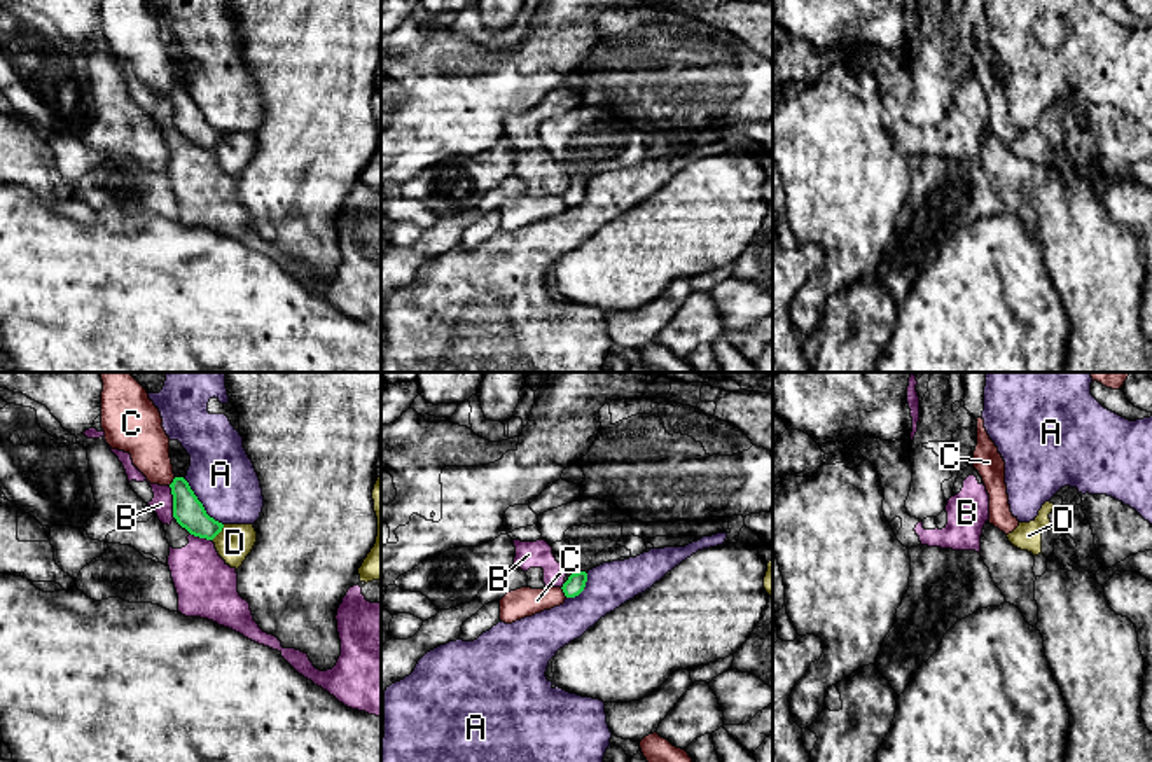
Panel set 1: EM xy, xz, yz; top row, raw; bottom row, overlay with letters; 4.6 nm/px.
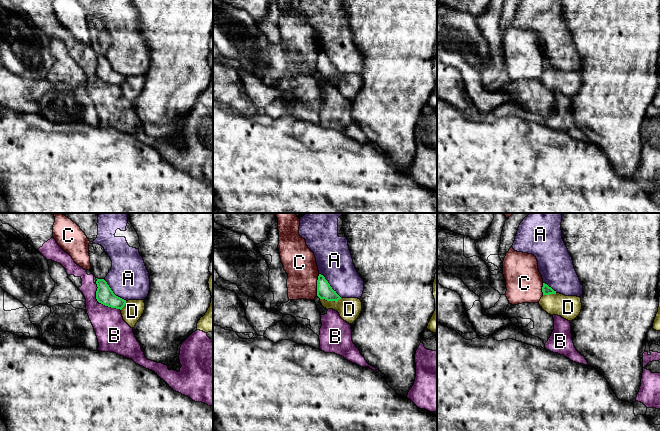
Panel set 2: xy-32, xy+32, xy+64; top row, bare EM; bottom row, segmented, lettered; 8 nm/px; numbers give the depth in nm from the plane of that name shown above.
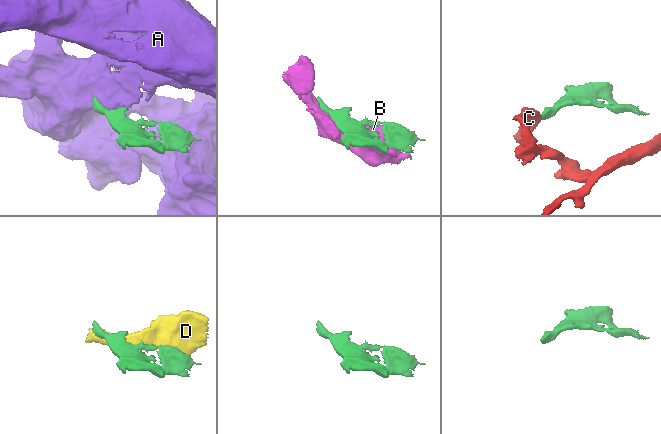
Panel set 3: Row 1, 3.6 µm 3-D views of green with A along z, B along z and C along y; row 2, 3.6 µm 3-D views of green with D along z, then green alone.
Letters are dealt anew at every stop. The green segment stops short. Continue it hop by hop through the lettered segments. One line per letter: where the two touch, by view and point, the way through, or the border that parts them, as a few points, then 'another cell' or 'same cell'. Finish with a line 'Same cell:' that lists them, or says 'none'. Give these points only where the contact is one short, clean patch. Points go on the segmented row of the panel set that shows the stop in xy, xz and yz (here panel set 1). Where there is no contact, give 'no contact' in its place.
A: contact xy (201, 504); another cell
B: contact xy (173, 502); another cell
C: contact xz (563, 591); border xz (560, 588), (567, 596); another cell
D: contact xy (219, 532); another cell
Same cell: none

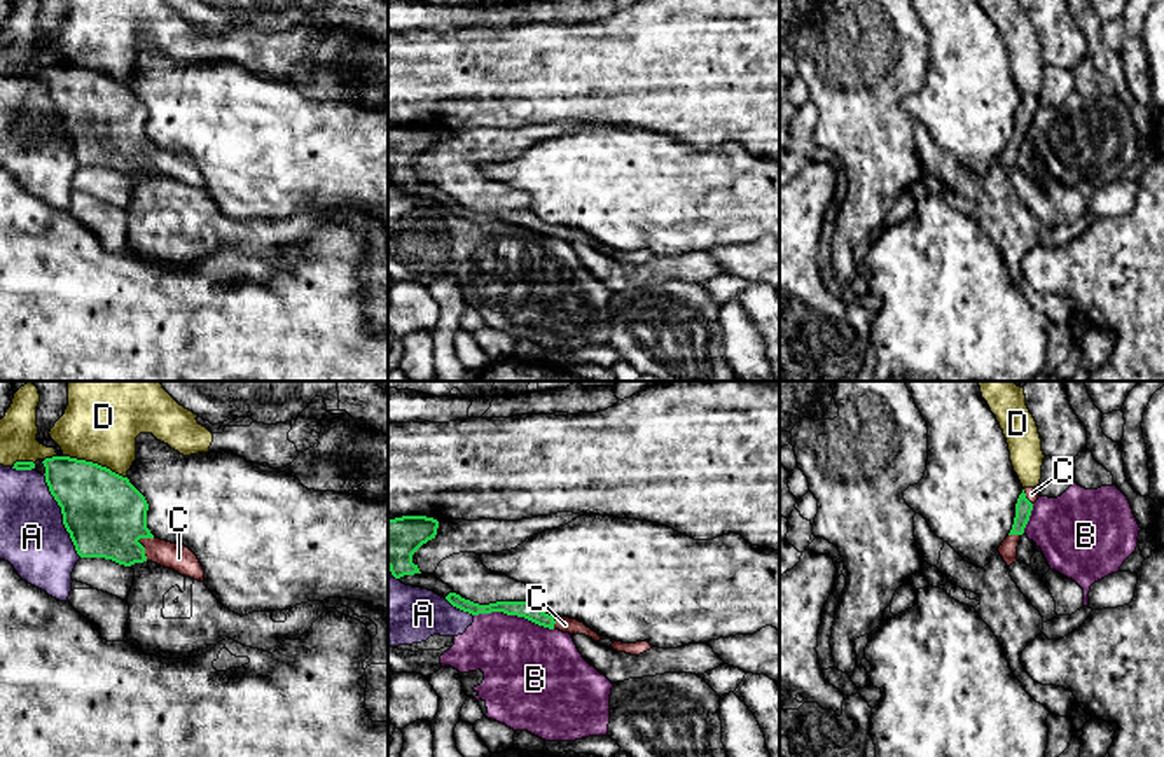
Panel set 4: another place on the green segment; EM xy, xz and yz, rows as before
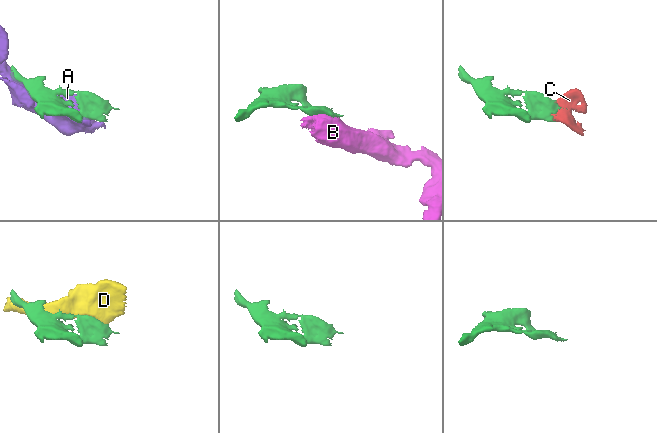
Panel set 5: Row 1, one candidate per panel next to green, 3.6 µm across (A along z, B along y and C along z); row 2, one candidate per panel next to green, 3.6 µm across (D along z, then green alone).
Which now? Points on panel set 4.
A: contact xy (63, 516); another cell
B: contact xz (514, 614); another cell
C: contact xy (144, 549); way xy (105, 514), (144, 549), (156, 549), (179, 558); same cell
D: contact xy (95, 464); another cell
Same cell: C

